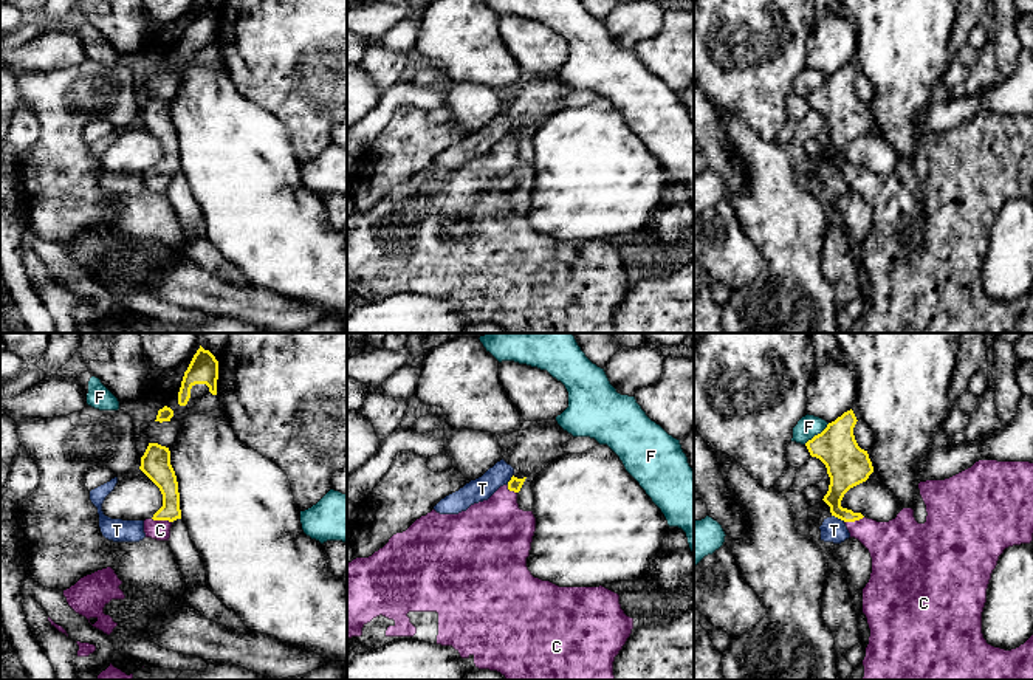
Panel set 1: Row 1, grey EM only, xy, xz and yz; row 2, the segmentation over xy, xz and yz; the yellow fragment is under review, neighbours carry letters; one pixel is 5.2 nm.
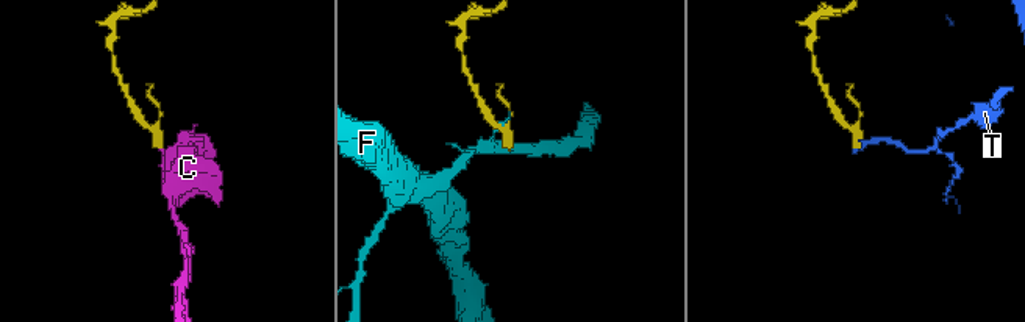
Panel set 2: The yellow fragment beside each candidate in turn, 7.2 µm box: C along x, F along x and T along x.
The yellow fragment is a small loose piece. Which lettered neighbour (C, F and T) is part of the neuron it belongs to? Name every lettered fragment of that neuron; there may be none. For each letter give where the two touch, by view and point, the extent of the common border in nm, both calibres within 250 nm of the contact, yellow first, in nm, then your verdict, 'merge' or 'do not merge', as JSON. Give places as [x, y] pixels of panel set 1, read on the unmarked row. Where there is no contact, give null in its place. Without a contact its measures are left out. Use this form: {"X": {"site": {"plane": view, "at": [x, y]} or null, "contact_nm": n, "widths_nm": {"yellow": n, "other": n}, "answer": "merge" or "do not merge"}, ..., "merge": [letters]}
{"C": {"site": {"plane": "xy", "at": [161, 172]}, "contact_nm": 110, "widths_nm": {"yellow": 140, "other": 110}, "answer": "merge"}, "F": {"site": {"plane": "yz", "at": [818, 87]}, "contact_nm": 170, "widths_nm": {"yellow": 220, "other": 120}, "answer": "do not merge"}, "T": {"site": {"plane": "yz", "at": [838, 171]}, "contact_nm": 80, "widths_nm": {"yellow": 180, "other": 130}, "answer": "do not merge"}, "merge": ["C"]}

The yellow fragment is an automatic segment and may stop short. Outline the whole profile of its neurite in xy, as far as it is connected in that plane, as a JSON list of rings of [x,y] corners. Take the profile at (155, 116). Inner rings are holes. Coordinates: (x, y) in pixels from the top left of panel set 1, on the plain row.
[[[149,96],[141,110],[139,122],[160,141],[163,160],[152,172],[144,173],[146,191],[169,194],[172,175],[181,172],[180,146],[170,104],[158,96]]]

